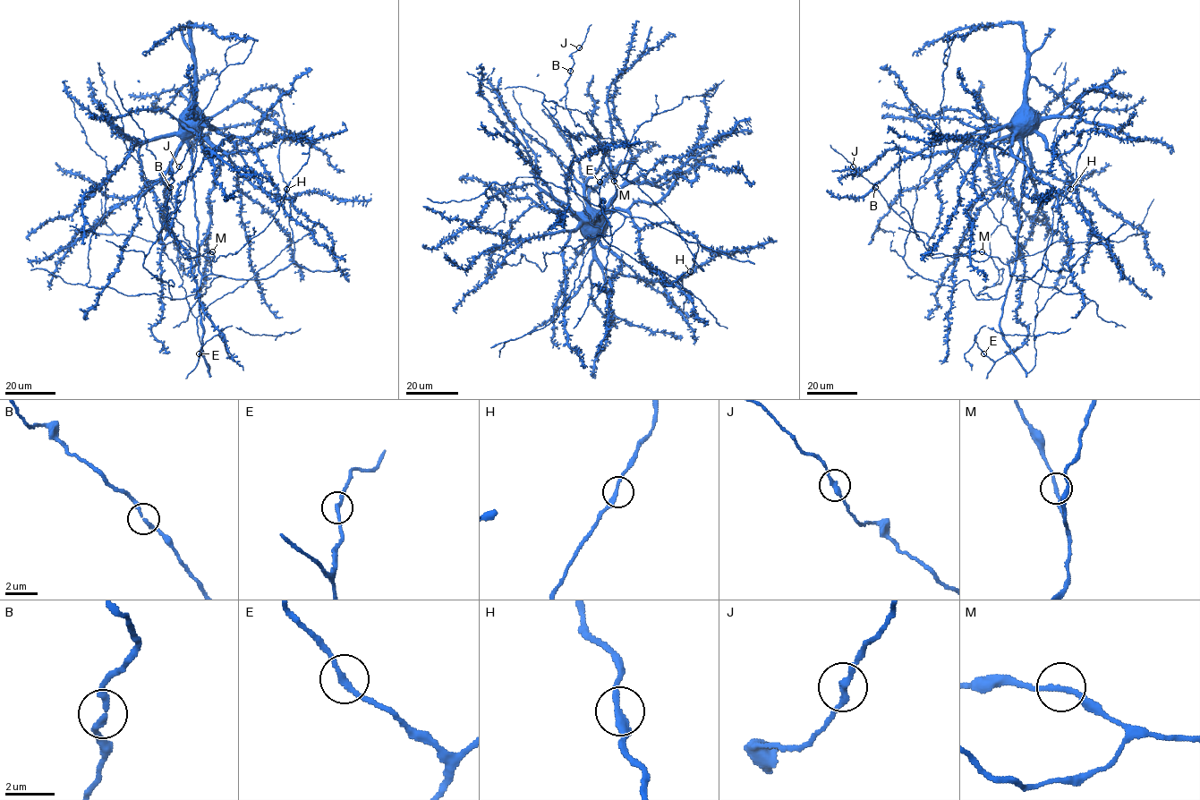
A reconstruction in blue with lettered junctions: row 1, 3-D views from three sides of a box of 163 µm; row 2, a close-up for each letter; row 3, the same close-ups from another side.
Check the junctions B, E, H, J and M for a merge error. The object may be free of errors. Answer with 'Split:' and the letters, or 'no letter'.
Split: no letter

